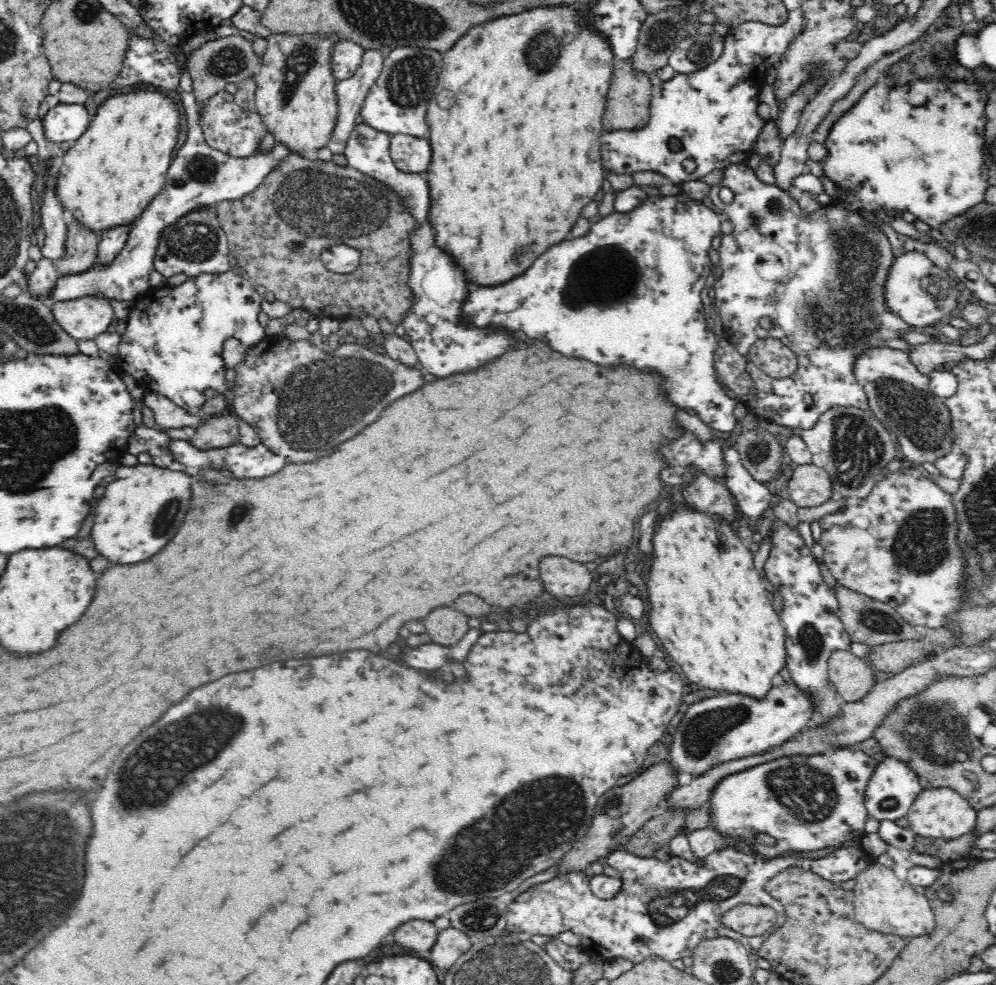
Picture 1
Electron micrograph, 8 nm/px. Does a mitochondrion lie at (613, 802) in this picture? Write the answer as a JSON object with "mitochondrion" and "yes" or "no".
{"mitochondrion":"yes"}

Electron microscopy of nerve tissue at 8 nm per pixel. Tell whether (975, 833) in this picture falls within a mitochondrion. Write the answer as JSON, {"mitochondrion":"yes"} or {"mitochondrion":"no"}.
{"mitochondrion":"no"}

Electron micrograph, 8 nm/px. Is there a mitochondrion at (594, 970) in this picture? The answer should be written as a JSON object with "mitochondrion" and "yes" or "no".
{"mitochondrion":"no"}

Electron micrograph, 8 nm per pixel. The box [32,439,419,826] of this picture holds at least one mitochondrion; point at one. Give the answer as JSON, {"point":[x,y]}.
{"point":[156,770]}

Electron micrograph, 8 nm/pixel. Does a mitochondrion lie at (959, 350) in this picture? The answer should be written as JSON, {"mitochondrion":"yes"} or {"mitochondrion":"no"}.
{"mitochondrion":"no"}

